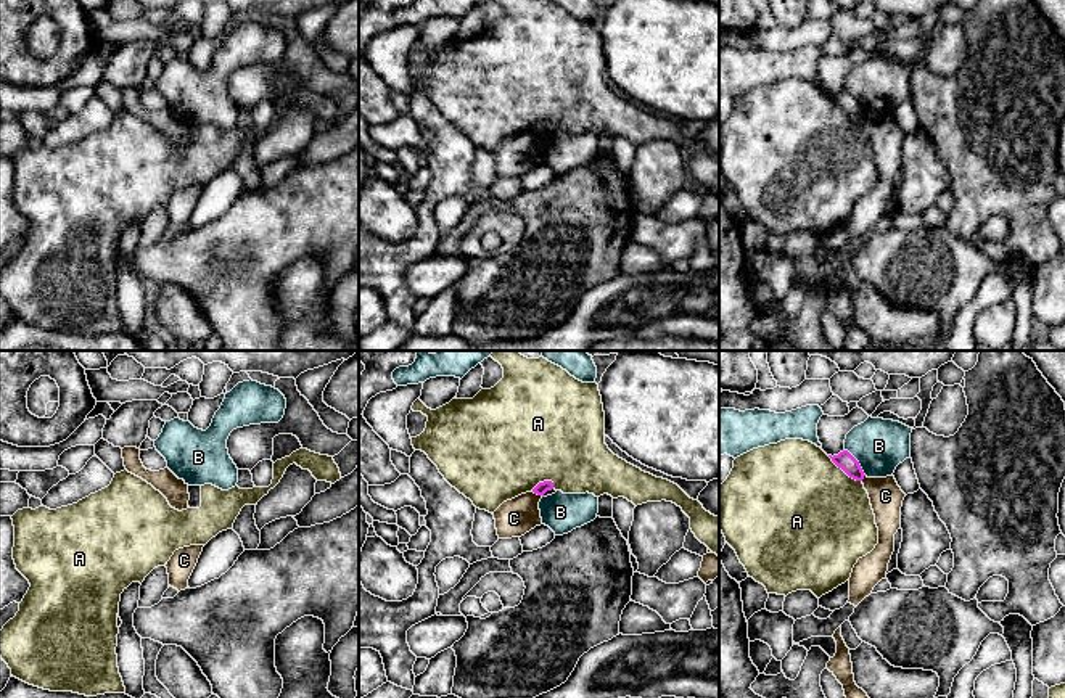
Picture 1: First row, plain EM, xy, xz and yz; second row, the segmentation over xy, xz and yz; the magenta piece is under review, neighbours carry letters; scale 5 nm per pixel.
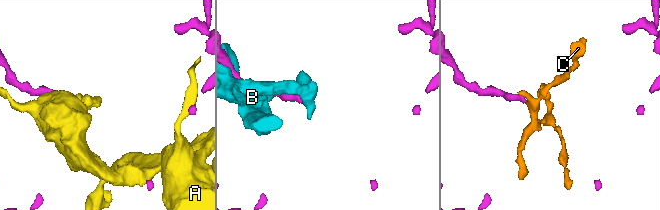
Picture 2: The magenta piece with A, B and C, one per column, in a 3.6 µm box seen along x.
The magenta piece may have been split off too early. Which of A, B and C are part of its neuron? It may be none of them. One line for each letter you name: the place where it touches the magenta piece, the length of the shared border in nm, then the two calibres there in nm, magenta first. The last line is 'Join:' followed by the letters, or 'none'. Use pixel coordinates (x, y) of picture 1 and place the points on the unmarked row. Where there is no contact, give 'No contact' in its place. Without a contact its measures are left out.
Join: none

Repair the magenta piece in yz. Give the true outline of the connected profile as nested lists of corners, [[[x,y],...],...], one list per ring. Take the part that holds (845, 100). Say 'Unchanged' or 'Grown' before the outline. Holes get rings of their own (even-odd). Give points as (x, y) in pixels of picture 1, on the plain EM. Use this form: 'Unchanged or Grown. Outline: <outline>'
Unchanged. Outline: [[[843,90],[838,95],[829,95],[832,98],[832,101],[841,108],[849,117],[856,119],[856,121],[862,121],[864,119],[864,111],[859,105],[859,101],[848,92]]]

